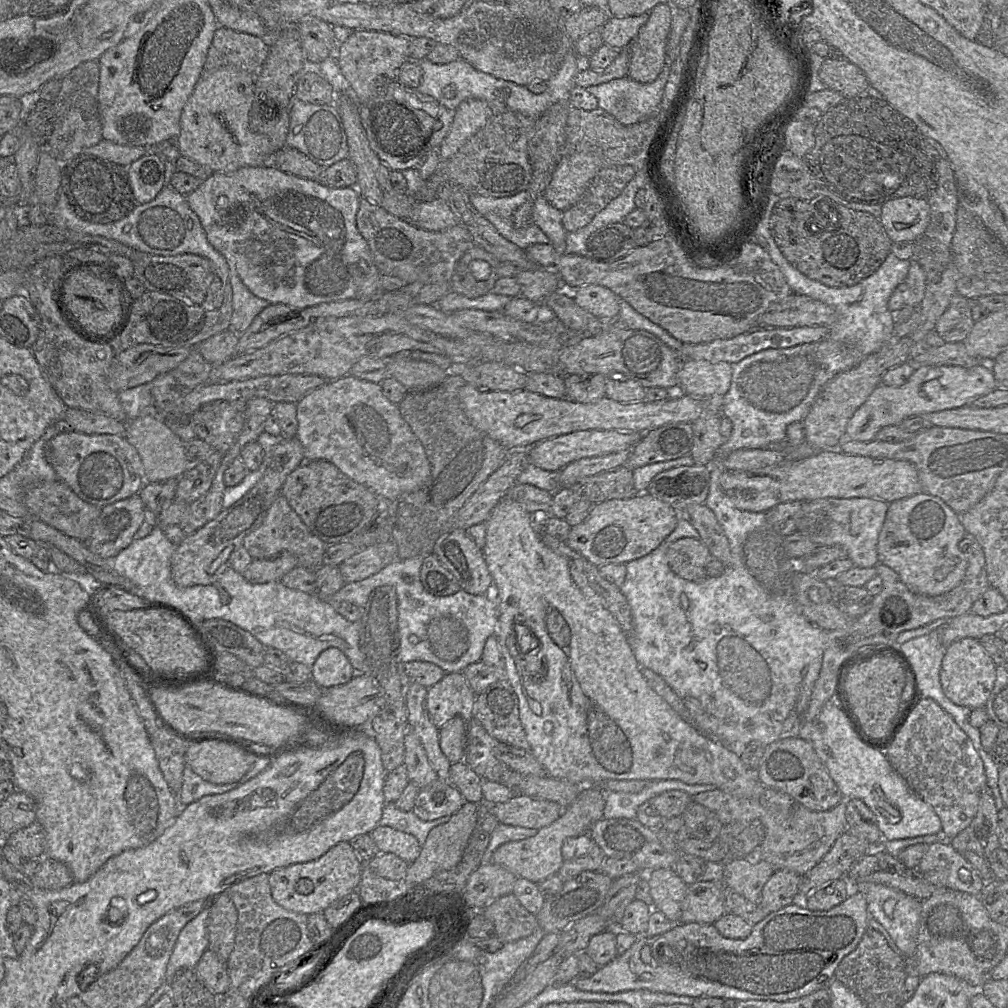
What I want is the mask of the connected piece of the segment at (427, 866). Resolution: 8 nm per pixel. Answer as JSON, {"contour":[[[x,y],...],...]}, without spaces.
{"contour":[[[464,802],[462,807],[450,816],[448,822],[434,827],[427,835],[417,859],[409,864],[404,880],[409,885],[418,885],[437,873],[454,868],[462,859],[471,834],[477,822],[478,804]]]}

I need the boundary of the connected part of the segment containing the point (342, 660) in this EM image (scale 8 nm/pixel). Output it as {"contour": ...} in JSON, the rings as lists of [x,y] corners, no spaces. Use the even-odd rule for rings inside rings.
{"contour":[[[336,647],[323,650],[311,667],[311,679],[322,689],[342,685],[353,678],[353,667]]]}

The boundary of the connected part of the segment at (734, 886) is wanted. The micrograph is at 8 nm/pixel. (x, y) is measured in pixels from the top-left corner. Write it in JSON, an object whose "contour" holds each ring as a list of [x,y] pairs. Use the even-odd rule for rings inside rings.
{"contour":[[[752,856],[726,861],[723,865],[723,885],[754,903],[758,903],[764,885],[775,872],[768,862]]]}

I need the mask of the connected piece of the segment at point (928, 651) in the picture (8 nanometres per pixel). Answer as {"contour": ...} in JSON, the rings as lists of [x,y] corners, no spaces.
{"contour":[[[938,629],[931,631],[930,633],[920,636],[918,638],[911,639],[901,646],[899,646],[903,653],[908,657],[917,678],[918,687],[922,693],[922,698],[930,698],[934,700],[943,710],[945,710],[951,717],[954,719],[956,724],[961,728],[961,730],[968,736],[971,740],[972,745],[976,752],[978,753],[979,757],[982,760],[985,775],[987,778],[987,785],[993,793],[993,798],[995,801],[995,806],[997,810],[1004,808],[1005,805],[1002,801],[999,789],[998,789],[998,773],[999,768],[994,764],[991,759],[989,753],[987,753],[981,745],[980,740],[980,732],[979,729],[972,727],[969,724],[969,715],[972,709],[959,706],[954,704],[951,700],[949,700],[946,695],[944,694],[941,683],[940,683],[940,669],[942,664],[942,659],[946,652],[946,647],[942,645],[940,642],[940,635]]]}

